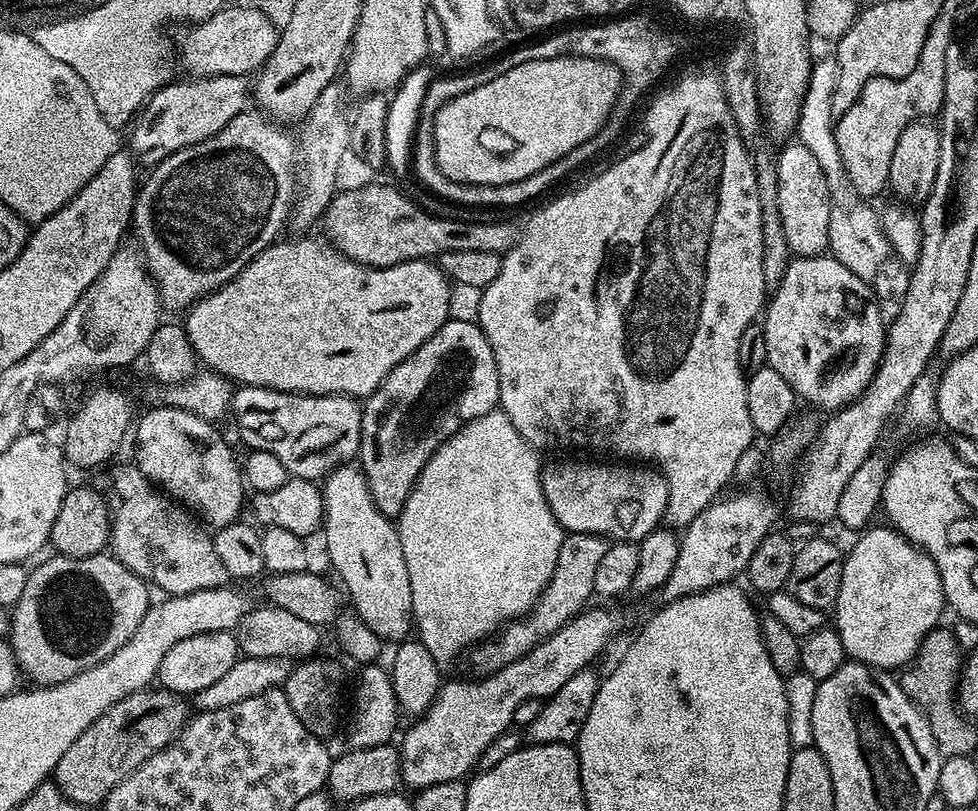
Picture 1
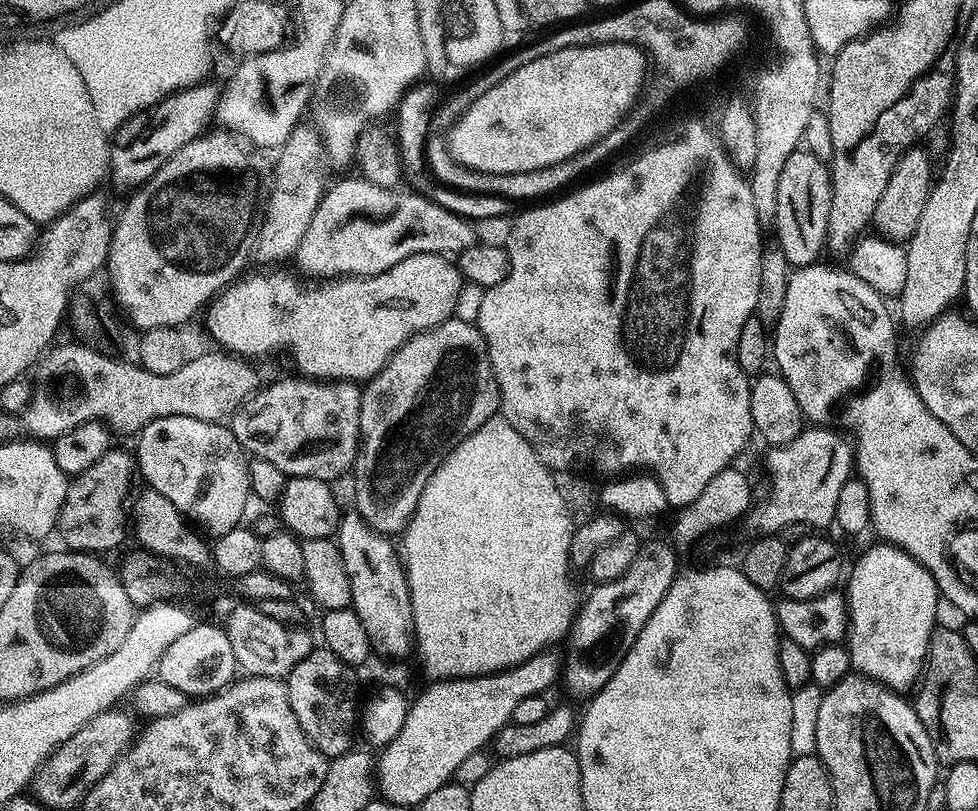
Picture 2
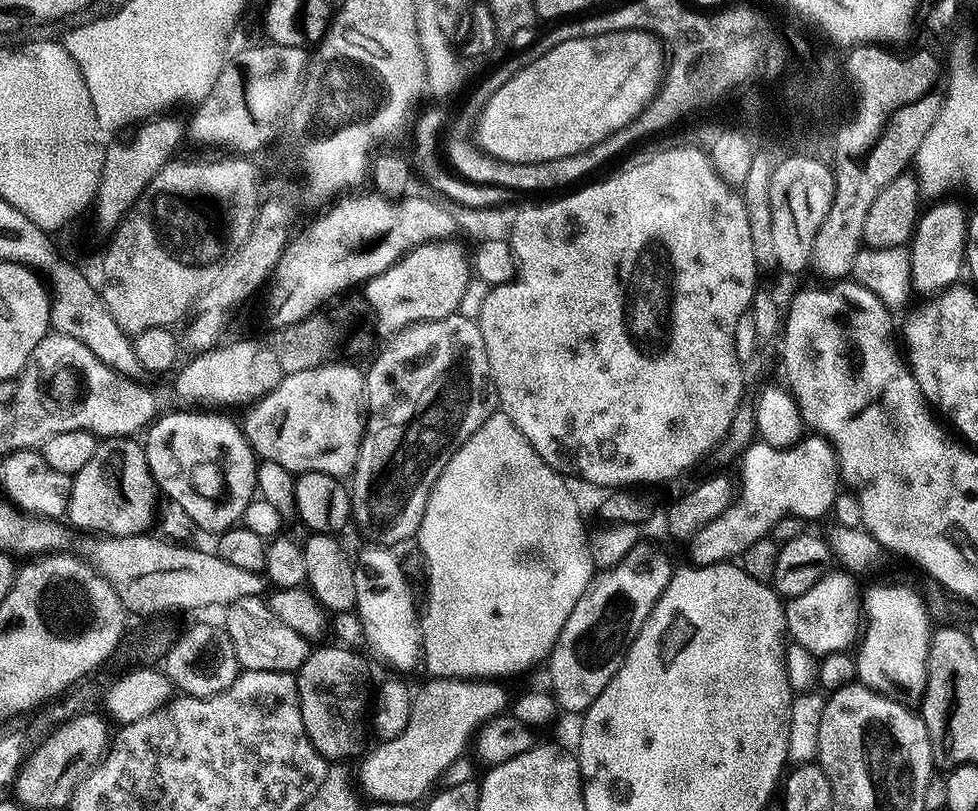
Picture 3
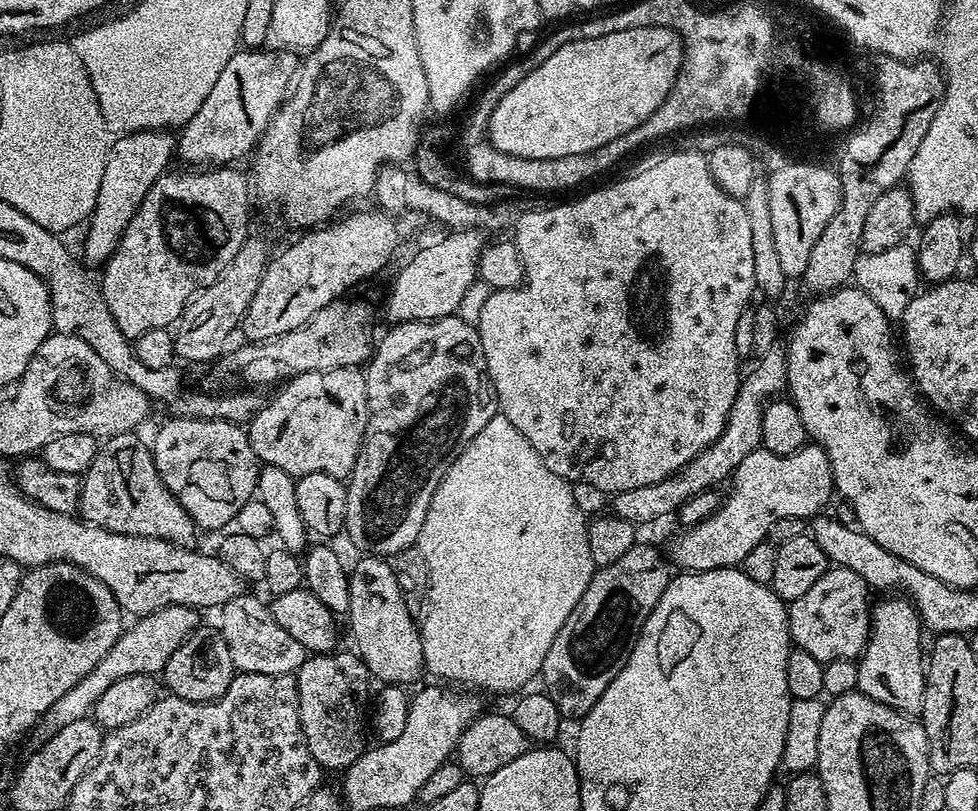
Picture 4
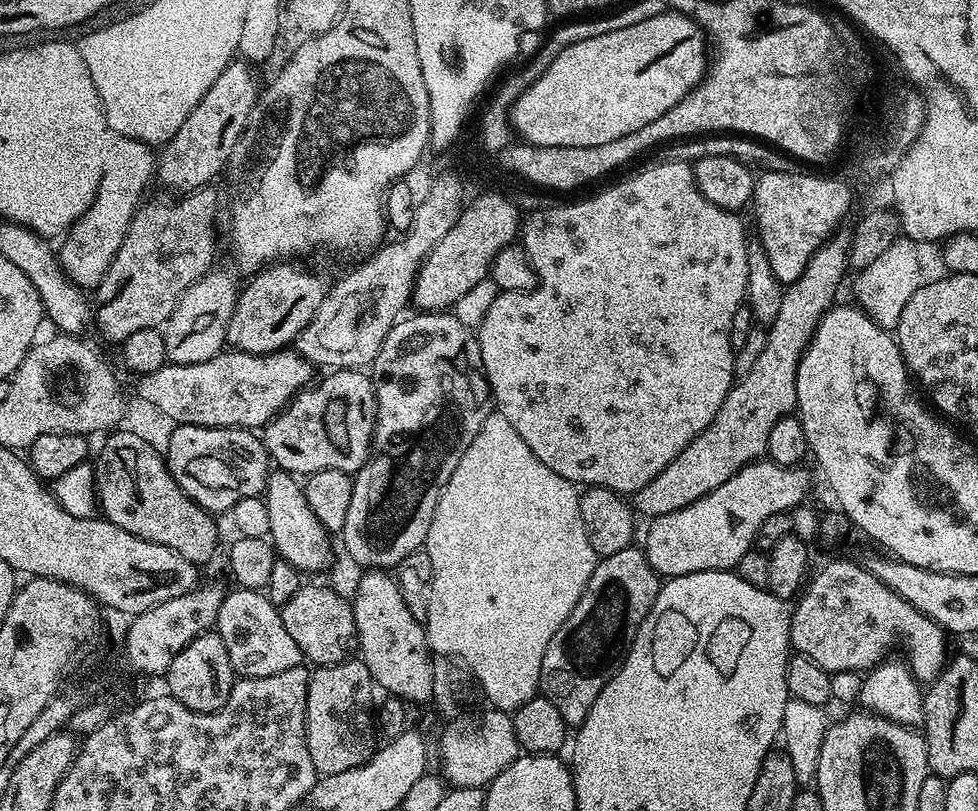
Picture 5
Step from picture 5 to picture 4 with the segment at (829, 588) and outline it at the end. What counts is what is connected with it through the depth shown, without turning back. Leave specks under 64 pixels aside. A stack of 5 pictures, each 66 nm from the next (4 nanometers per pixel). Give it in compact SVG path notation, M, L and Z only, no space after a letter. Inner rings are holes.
M835 566L802 594L802 598L787 605L788 631L792 633L793 645L799 651L818 658L821 662L830 660L856 660L868 644L872 627L872 613L868 604L870 589L854 570Z

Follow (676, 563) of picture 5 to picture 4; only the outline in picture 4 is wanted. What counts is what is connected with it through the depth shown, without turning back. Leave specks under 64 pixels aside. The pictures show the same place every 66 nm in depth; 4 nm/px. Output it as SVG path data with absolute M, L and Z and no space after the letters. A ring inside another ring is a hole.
M761 446L742 458L730 477L731 484L724 505L693 528L686 529L673 542L670 560L675 567L677 564L677 569L705 572L743 565L746 554L769 539L768 531L779 520L788 520L791 516L811 518L823 513L828 499L834 496L830 458L819 446L805 446L785 456L770 453Z

